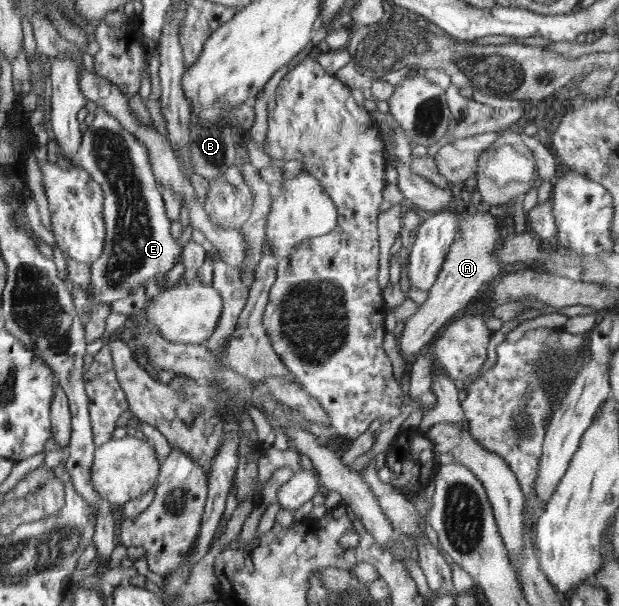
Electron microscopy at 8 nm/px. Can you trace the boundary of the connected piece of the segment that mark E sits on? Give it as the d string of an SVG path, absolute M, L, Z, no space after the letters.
M101 107L96 109L82 140L74 163L92 175L103 189L107 225L104 253L91 263L91 287L97 301L109 304L131 295L149 279L155 282L160 273L171 271L182 249L171 235L164 196L157 189L155 173L151 173L151 153L145 145Z

